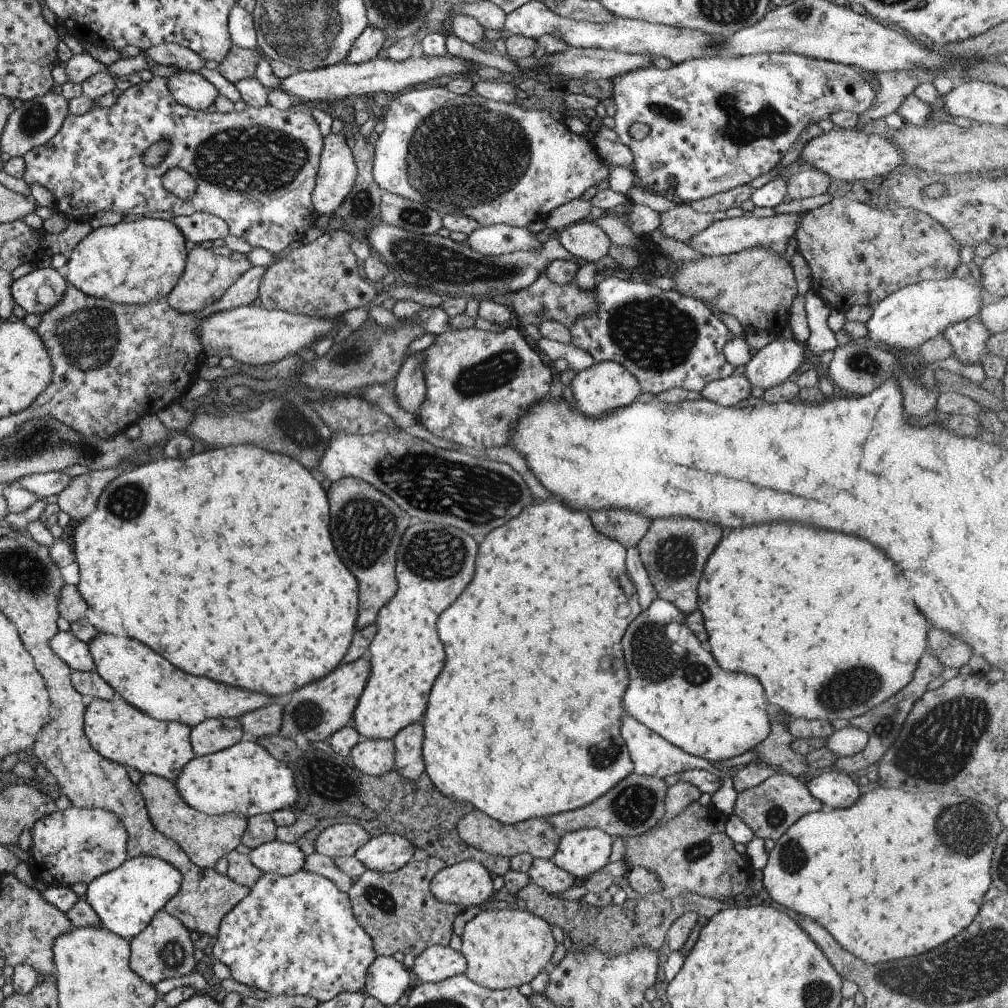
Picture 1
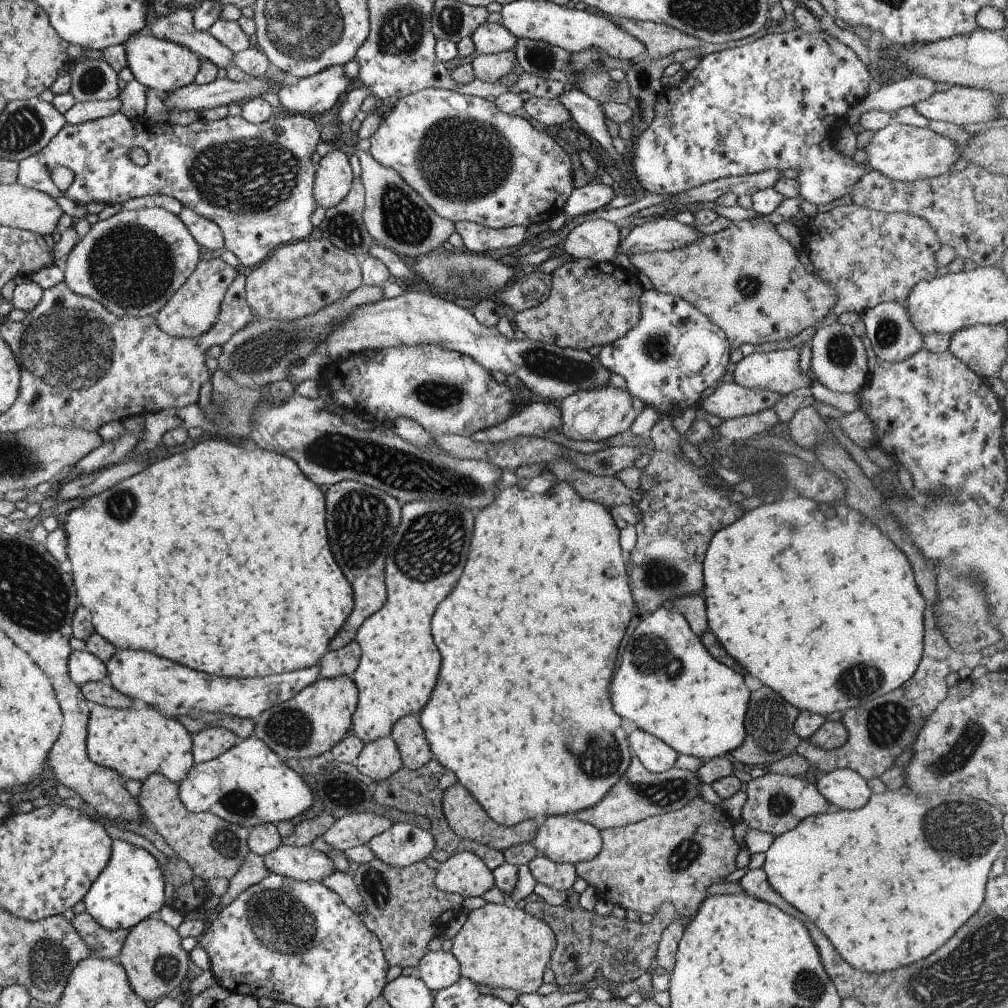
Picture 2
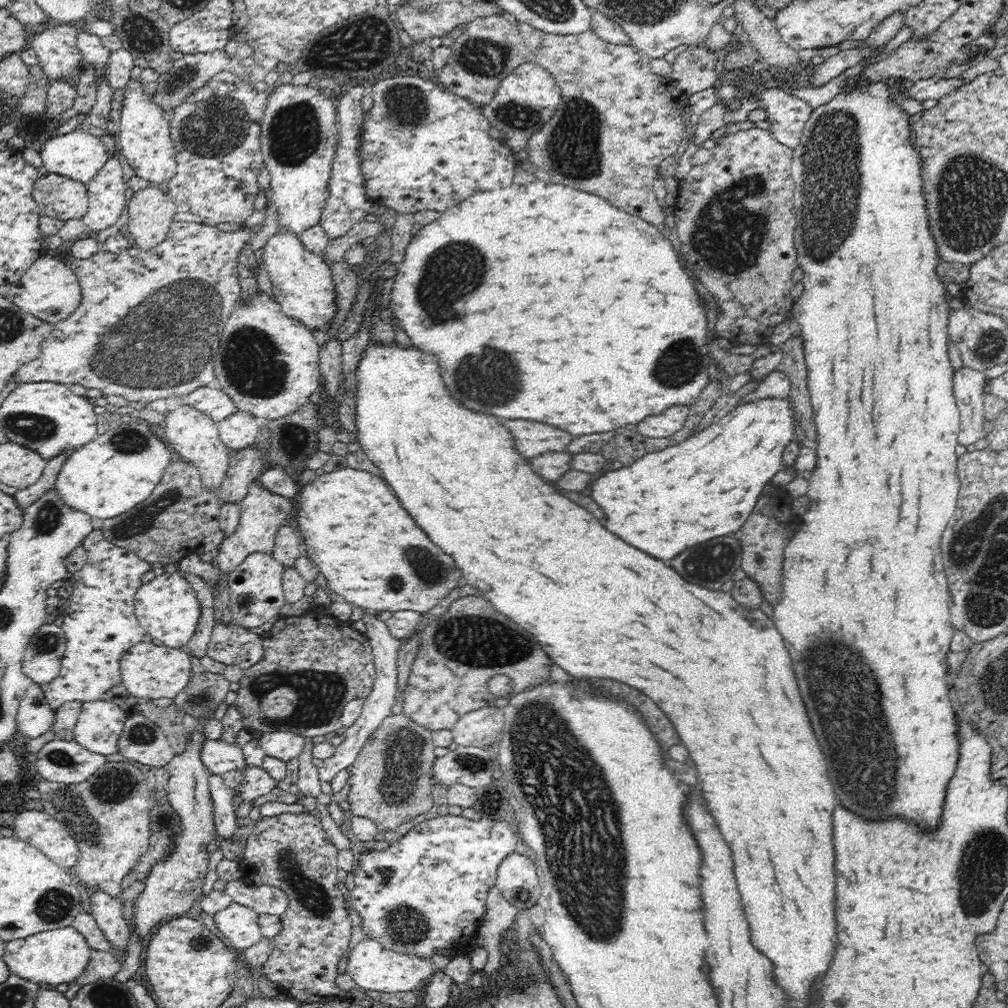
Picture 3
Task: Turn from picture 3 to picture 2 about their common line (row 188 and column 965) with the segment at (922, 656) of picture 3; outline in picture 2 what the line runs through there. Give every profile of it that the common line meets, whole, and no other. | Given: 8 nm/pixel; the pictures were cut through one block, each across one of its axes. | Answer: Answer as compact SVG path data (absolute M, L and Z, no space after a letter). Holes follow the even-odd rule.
M898 790L871 793L867 802L858 809L837 810L834 808L827 813L802 818L797 823L797 826L780 834L778 837L774 837L770 847L764 852L762 869L766 874L770 887L775 892L778 892L784 901L787 901L801 914L807 914L808 921L821 930L825 934L825 938L829 938L829 942L833 944L833 948L837 950L839 956L849 966L861 972L881 974L888 970L895 970L896 968L915 963L931 954L933 950L937 950L982 905L984 886L988 879L989 868L991 868L993 860L1000 856L1002 849L1007 844L1002 827L1002 818L1003 814L994 806L983 802L981 799L971 798L963 793L949 793L946 795L940 793L925 795L921 793L915 795L911 792L909 794L901 794Z

